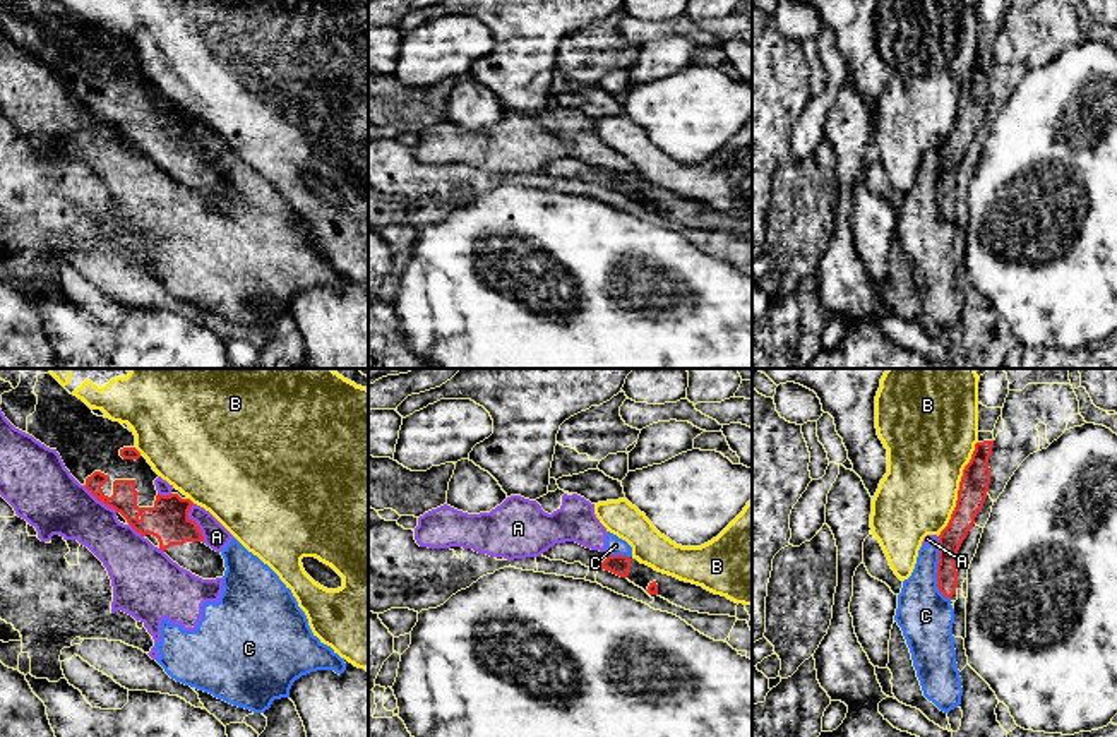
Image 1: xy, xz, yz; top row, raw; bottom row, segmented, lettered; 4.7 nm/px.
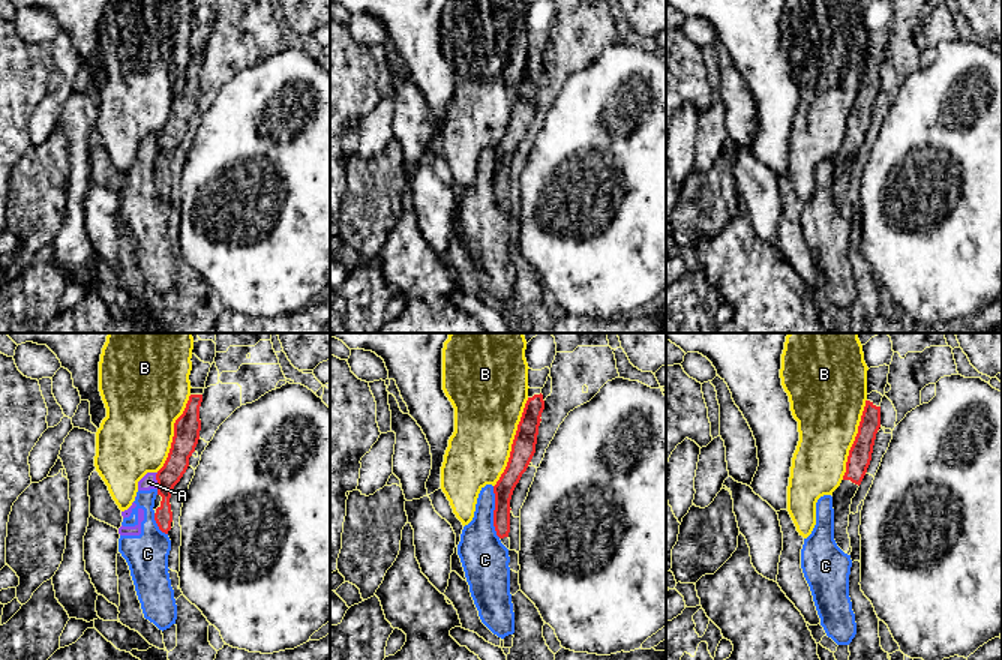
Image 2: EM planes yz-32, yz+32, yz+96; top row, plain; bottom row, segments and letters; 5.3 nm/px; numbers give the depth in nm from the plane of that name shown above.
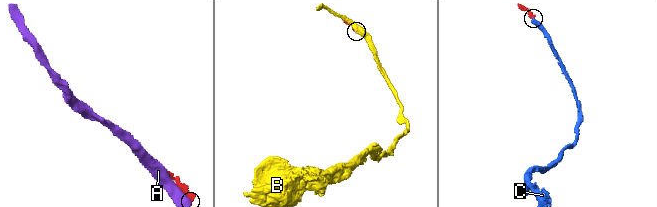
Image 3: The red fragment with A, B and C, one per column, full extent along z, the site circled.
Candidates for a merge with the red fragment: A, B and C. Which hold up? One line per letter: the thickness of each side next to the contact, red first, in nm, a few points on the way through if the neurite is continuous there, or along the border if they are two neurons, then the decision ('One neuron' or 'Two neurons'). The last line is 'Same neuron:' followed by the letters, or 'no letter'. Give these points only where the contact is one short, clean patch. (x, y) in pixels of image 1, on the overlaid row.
A: Thickness 190 nm (red) against 120 nm. Two neurons
B: Thickness 140 nm (red) against 380 nm. Two neurons
C: Thickness 110 nm (red) against 260 nm. Boundary: yz (937, 537), (937, 588), (949, 600). Two neurons
Same neuron: no letter

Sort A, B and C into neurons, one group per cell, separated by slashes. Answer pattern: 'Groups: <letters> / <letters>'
Groups: A C / B

